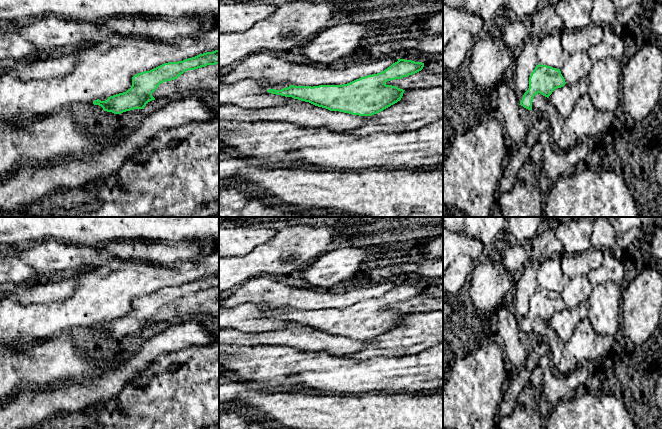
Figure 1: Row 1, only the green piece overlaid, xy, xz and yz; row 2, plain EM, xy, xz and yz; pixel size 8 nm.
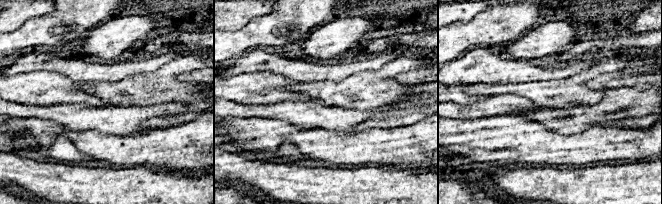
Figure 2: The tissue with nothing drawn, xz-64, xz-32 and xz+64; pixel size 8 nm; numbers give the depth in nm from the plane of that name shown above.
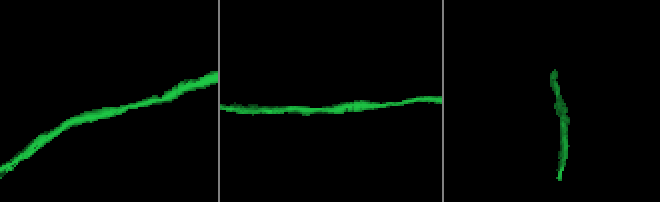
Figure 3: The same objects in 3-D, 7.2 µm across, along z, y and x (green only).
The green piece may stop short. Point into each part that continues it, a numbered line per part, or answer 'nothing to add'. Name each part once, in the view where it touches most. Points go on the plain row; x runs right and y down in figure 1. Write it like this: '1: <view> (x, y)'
nothing to add

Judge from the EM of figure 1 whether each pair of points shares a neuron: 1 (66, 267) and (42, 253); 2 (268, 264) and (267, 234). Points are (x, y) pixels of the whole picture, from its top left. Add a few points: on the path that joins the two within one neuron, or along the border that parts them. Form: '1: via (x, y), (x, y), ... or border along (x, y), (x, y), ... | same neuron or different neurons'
1: via (60, 261), (55, 256), (48, 256) | same neuron
2: border along (277, 232), (272, 238), (259, 243), (247, 254) | different neurons

